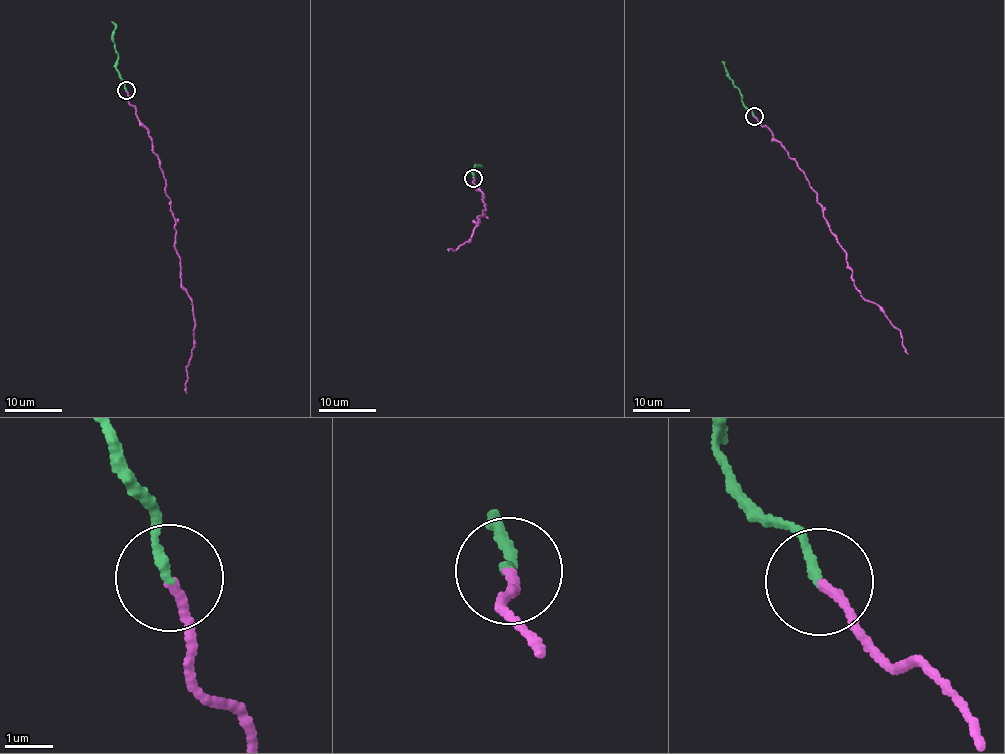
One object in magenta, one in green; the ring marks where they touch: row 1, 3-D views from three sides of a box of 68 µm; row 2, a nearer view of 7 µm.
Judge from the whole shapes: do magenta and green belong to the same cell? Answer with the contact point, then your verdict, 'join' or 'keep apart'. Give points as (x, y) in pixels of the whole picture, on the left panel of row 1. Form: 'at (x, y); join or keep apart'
at (126, 90); join

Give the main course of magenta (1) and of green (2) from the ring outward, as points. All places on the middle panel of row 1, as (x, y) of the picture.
1: (473, 178), (485, 215), (473, 220), (479, 221), (472, 237), (448, 250)
2: (473, 178), (475, 175), (470, 171), (475, 172), (475, 167), (481, 166), (478, 164)

